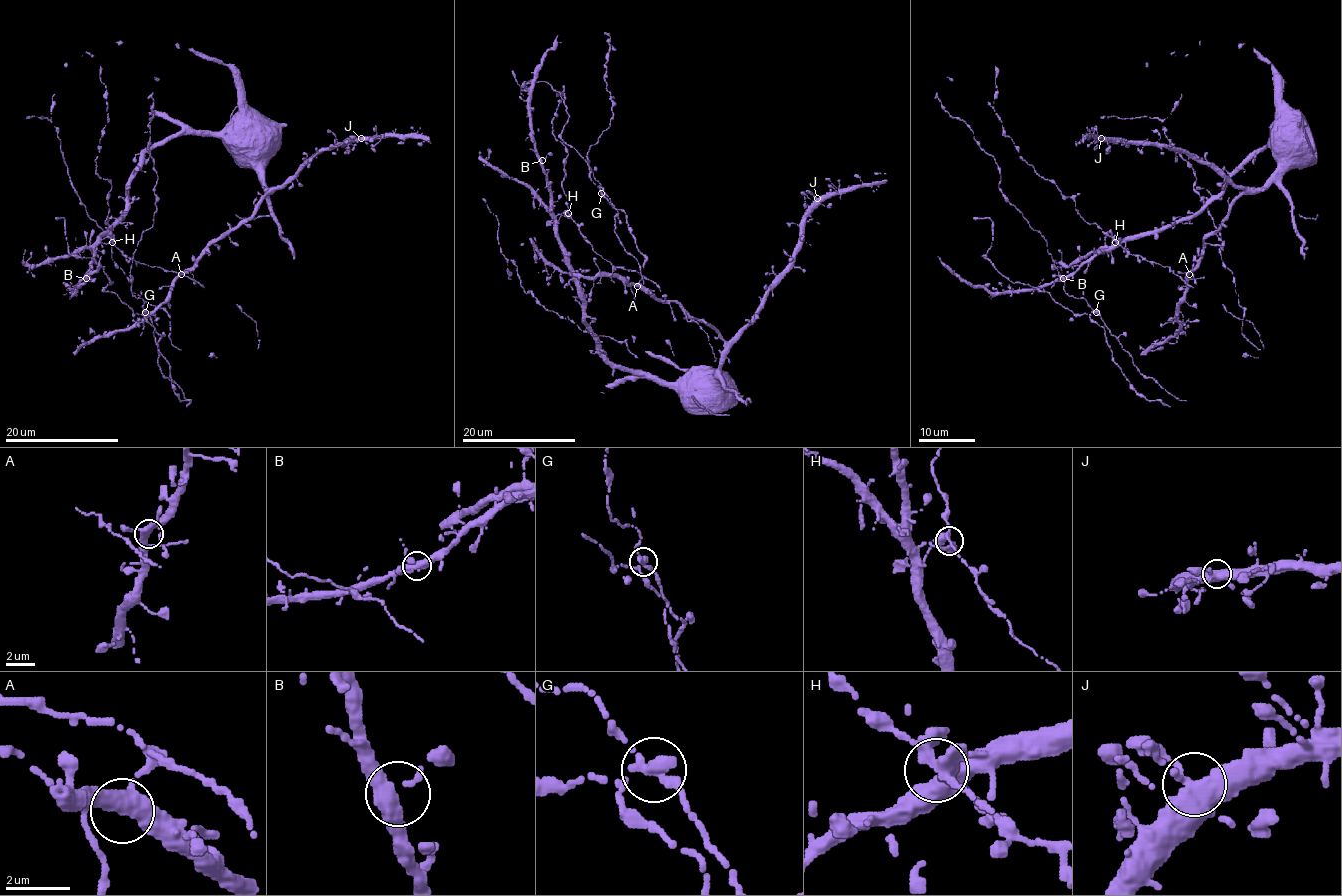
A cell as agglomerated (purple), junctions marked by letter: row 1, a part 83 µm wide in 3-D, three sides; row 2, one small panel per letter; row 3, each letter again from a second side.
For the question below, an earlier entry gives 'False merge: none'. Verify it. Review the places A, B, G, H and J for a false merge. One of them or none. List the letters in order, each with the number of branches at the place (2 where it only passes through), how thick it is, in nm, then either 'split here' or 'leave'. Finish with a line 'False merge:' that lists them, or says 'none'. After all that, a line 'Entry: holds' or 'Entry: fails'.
A: 3 branches meet; 360 nm thick; leave
B: 3 branches meet; 340 nm thick; leave
G: 3 branches meet; 300 nm thick; leave
H: 3 branches meet; 320 nm thick; leave
J: 3 branches meet; 400 nm thick; leave
False merge: none
Entry: holds

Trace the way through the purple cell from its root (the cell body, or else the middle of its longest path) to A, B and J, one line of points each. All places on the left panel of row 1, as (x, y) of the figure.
A: (113, 243), (123, 254), (135, 261), (185, 273), (181, 274)
B: (113, 243), (96, 246), (86, 278)
J: (113, 243), (135, 261), (183, 274), (212, 243), (239, 227), (271, 189), (277, 189), (315, 152), (361, 138)

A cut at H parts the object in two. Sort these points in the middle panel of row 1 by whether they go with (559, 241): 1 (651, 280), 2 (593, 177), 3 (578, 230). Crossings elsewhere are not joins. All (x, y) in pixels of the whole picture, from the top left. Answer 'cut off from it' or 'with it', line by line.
1: cut off from it
2: with it
3: cut off from it

